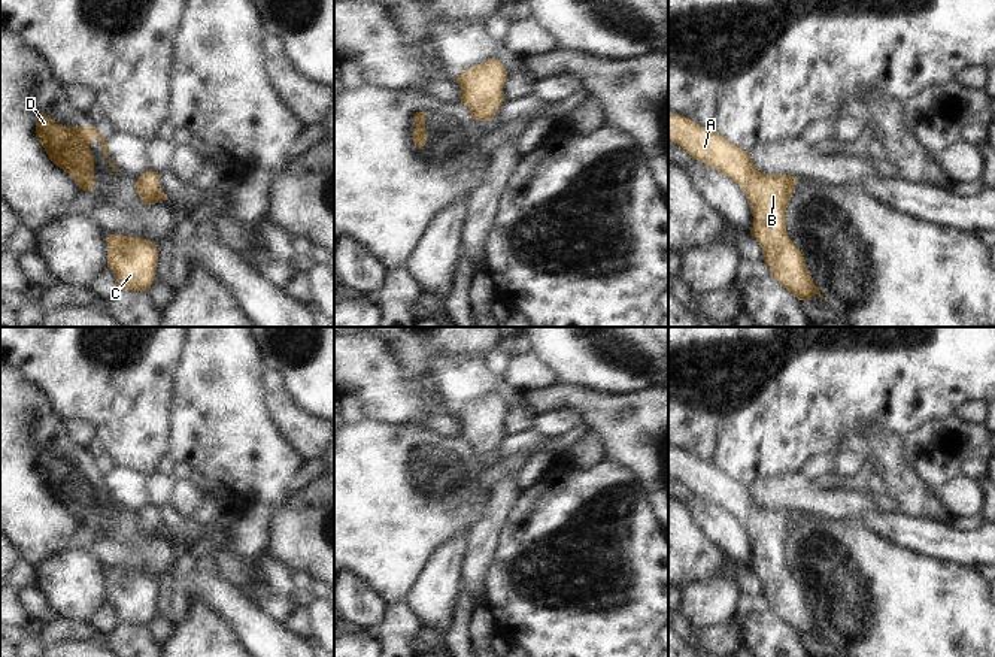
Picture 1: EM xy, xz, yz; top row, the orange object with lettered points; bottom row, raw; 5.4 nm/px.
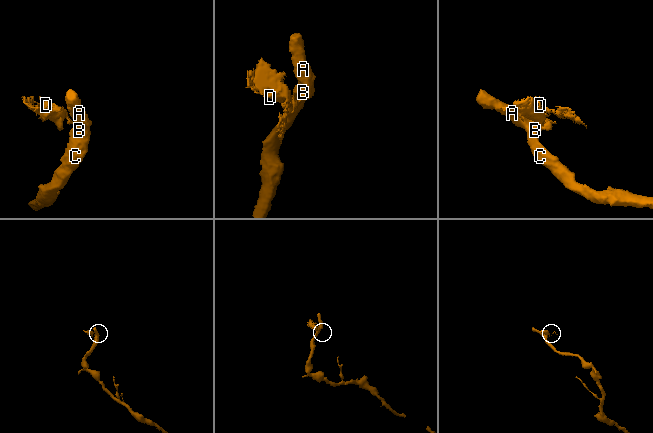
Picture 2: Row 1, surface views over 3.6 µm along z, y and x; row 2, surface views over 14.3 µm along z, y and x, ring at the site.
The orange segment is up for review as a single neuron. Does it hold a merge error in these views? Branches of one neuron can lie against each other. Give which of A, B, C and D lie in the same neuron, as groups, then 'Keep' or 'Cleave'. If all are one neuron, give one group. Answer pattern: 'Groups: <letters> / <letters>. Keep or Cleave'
Groups: A B C / D. Cleave

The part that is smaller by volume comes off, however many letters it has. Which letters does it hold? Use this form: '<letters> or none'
D

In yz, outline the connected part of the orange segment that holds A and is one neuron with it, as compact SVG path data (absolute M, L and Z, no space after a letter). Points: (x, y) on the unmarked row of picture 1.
M670 445L668 475L680 479L694 494L729 511L743 524L753 551L750 569L759 576L771 611L798 635L812 635L819 629L822 639L823 632L806 602L806 594L786 567L786 542L795 511L759 506L749 487L718 466Z

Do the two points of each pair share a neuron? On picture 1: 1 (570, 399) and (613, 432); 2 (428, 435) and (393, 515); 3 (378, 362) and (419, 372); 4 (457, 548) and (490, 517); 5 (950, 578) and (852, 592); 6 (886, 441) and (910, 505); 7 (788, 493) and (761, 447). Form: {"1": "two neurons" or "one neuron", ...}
{"1": "one neuron", "2": "one neuron", "3": "two neurons", "4": "two neurons", "5": "one neuron", "6": "one neuron", "7": "two neurons"}

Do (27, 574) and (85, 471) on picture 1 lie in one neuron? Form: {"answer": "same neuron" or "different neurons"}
{"answer": "different neurons"}

